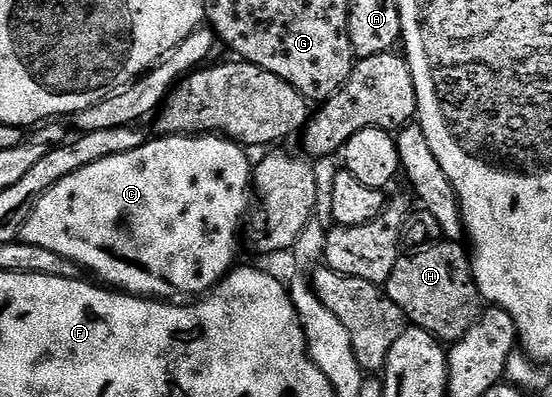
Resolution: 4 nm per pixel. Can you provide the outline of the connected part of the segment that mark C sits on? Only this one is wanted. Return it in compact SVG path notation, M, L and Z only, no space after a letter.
M175 134L172 136L157 136L147 140L135 152L123 152L119 156L107 156L107 160L99 160L99 164L87 164L87 168L79 168L79 172L71 172L55 188L51 188L35 204L31 216L23 224L19 235L20 241L35 244L39 248L48 248L50 252L59 252L59 256L67 256L82 271L94 274L92 277L98 283L118 291L135 294L139 298L152 298L154 300L177 300L180 294L185 296L204 296L213 289L217 283L224 280L225 275L234 269L237 258L237 233L242 233L243 223L251 210L251 162L244 149L229 138L215 134L199 134L186 136Z

